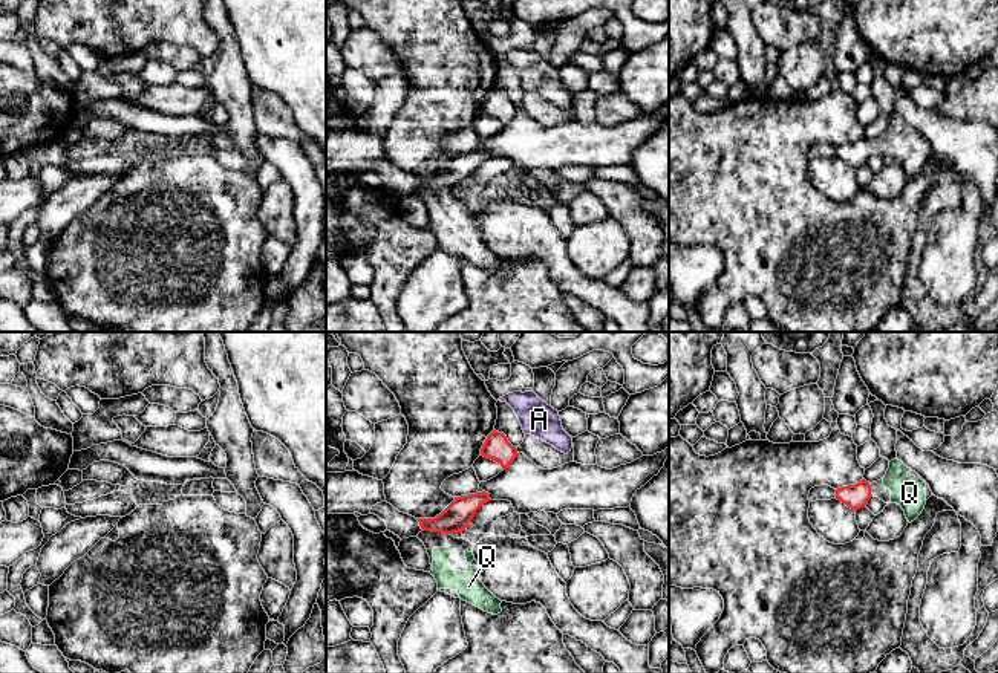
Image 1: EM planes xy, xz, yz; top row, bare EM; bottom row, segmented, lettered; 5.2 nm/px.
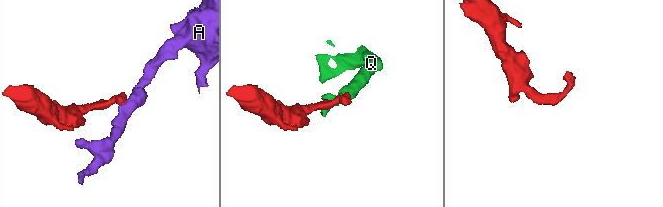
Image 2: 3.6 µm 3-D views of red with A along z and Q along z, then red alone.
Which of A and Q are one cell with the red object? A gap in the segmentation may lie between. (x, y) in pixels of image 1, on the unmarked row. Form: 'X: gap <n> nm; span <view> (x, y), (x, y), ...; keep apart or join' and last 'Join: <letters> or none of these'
A: gap 90 nm; span xz (515, 104), (525, 91); keep apart
Q: gap 70 nm; span xz (443, 190), (443, 204); join
Join: Q

